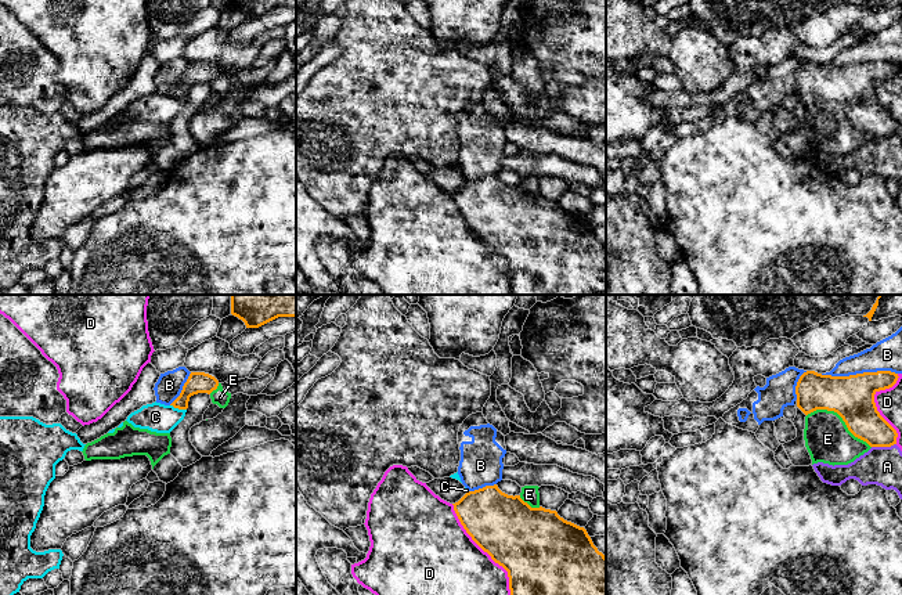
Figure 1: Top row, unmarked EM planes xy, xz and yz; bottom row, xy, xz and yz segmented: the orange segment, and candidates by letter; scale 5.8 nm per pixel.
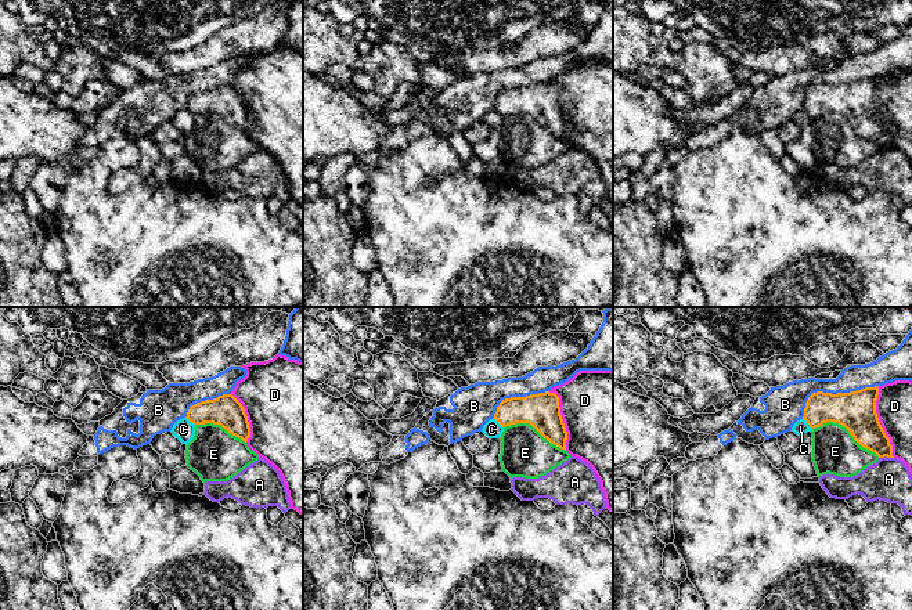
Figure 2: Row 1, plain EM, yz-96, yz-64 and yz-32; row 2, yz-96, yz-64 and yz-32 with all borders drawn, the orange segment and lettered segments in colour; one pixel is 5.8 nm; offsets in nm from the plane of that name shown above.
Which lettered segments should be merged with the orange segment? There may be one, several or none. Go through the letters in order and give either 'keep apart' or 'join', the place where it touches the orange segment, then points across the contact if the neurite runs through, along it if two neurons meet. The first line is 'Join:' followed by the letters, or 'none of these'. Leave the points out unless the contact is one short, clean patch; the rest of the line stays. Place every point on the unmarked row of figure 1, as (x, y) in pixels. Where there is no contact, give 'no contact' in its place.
Join: none of these
A: keep apart; meets orange in yz at (883, 136)
B: keep apart; meets orange in yz at (858, 64)
C: keep apart; meets orange in xy at (179, 98); border along xy (170, 94), (186, 100)
D: keep apart; meets orange in xz at (489, 244)
E: keep apart; meets orange in yz at (841, 107)

